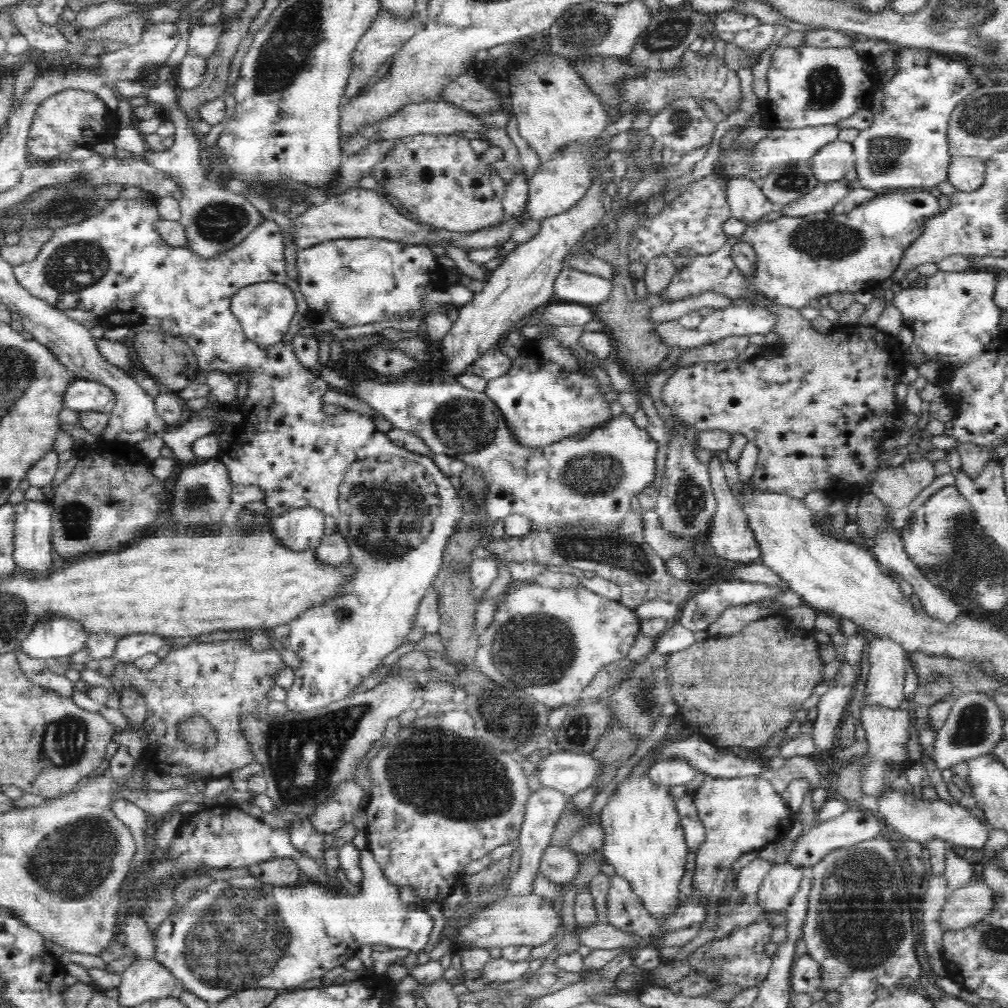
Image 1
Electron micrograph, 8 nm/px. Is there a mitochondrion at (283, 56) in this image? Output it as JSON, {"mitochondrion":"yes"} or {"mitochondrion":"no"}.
{"mitochondrion":"yes"}

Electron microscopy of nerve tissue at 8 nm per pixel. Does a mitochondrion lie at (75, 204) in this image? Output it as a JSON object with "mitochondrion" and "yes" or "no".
{"mitochondrion":"yes"}

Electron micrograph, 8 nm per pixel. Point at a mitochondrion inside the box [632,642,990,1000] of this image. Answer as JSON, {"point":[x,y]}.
{"point":[862,919]}

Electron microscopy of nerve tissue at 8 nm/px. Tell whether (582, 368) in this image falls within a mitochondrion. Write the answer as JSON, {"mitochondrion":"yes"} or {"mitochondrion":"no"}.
{"mitochondrion":"no"}

